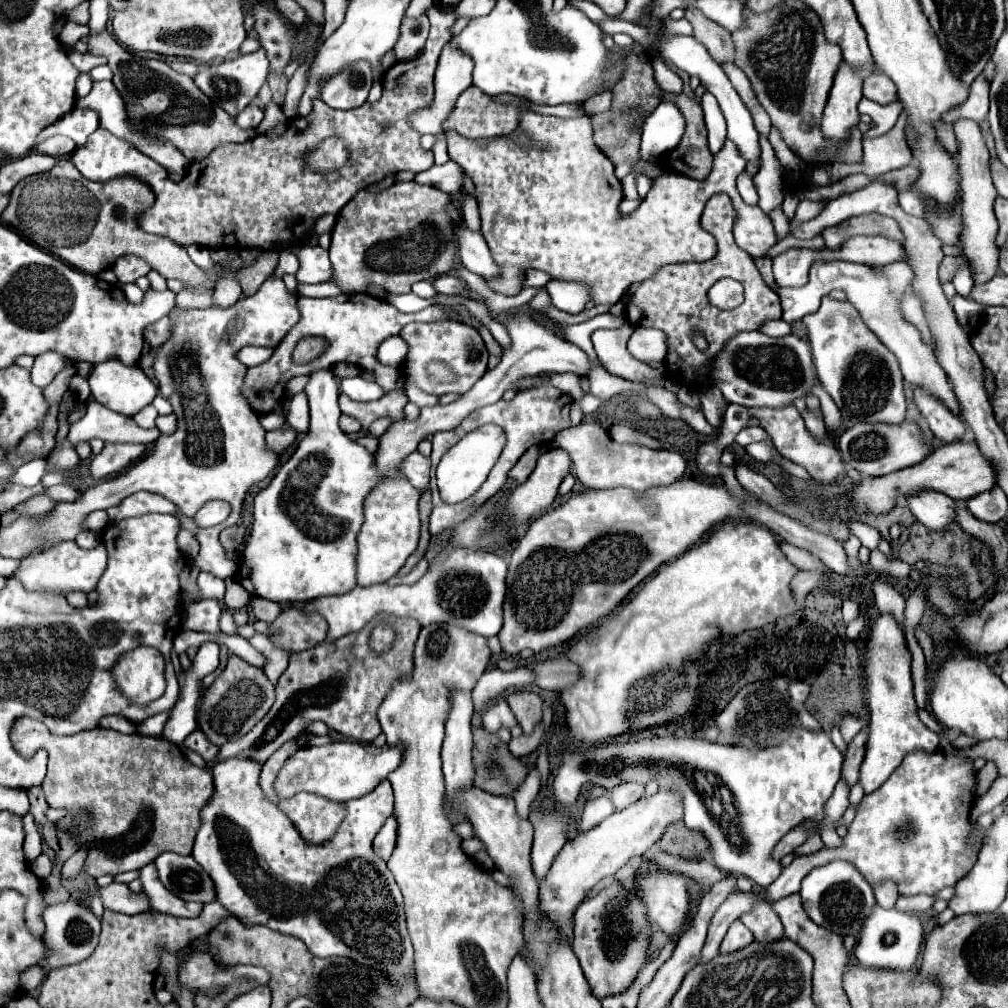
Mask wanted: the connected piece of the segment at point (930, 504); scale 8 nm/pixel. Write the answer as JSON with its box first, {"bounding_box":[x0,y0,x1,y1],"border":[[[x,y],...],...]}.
{"bounding_box":[907,492,955,532],"border":[[[921,492],[917,496],[909,496],[907,504],[913,516],[935,532],[945,532],[949,524],[955,520],[955,500],[939,492]]]}

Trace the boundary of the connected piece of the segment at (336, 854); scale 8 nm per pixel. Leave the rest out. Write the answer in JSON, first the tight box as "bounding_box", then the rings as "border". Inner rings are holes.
{"bounding_box":[191,758,413,986],"border":[[[229,758],[213,766],[215,794],[203,808],[203,824],[197,832],[191,856],[215,882],[215,900],[247,926],[261,924],[281,934],[299,938],[317,958],[347,956],[359,964],[383,968],[383,974],[387,974],[387,980],[393,986],[403,986],[413,966],[413,948],[405,926],[403,898],[387,864],[373,856],[371,848],[375,834],[393,814],[393,790],[389,780],[383,780],[363,798],[345,802],[345,818],[339,824],[337,836],[331,836],[323,844],[313,844],[301,838],[295,824],[267,800],[259,786],[259,774],[261,764],[247,758]],[[271,878],[279,880],[287,888],[271,888],[271,884],[275,884]]]}

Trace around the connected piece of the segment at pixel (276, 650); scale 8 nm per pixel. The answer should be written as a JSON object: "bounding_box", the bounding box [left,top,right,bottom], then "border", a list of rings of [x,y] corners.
{"bounding_box":[249,634,291,684],"border":[[[255,634],[251,640],[249,640],[249,644],[257,650],[257,652],[261,652],[263,656],[265,656],[265,674],[267,674],[267,678],[275,684],[277,682],[277,678],[285,672],[285,668],[287,668],[287,664],[289,664],[289,658],[291,658],[291,650],[285,650],[285,648],[279,648],[279,646],[275,646],[267,636],[263,636],[263,634]]]}

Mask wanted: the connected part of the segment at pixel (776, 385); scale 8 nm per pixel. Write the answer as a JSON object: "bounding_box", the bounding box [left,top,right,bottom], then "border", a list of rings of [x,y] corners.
{"bounding_box":[711,332,819,408],"border":[[[741,332],[727,342],[713,364],[715,370],[711,370],[711,378],[719,384],[723,396],[747,408],[785,408],[797,398],[811,394],[813,386],[819,384],[809,342],[805,336],[795,334],[771,338],[763,332]]]}

